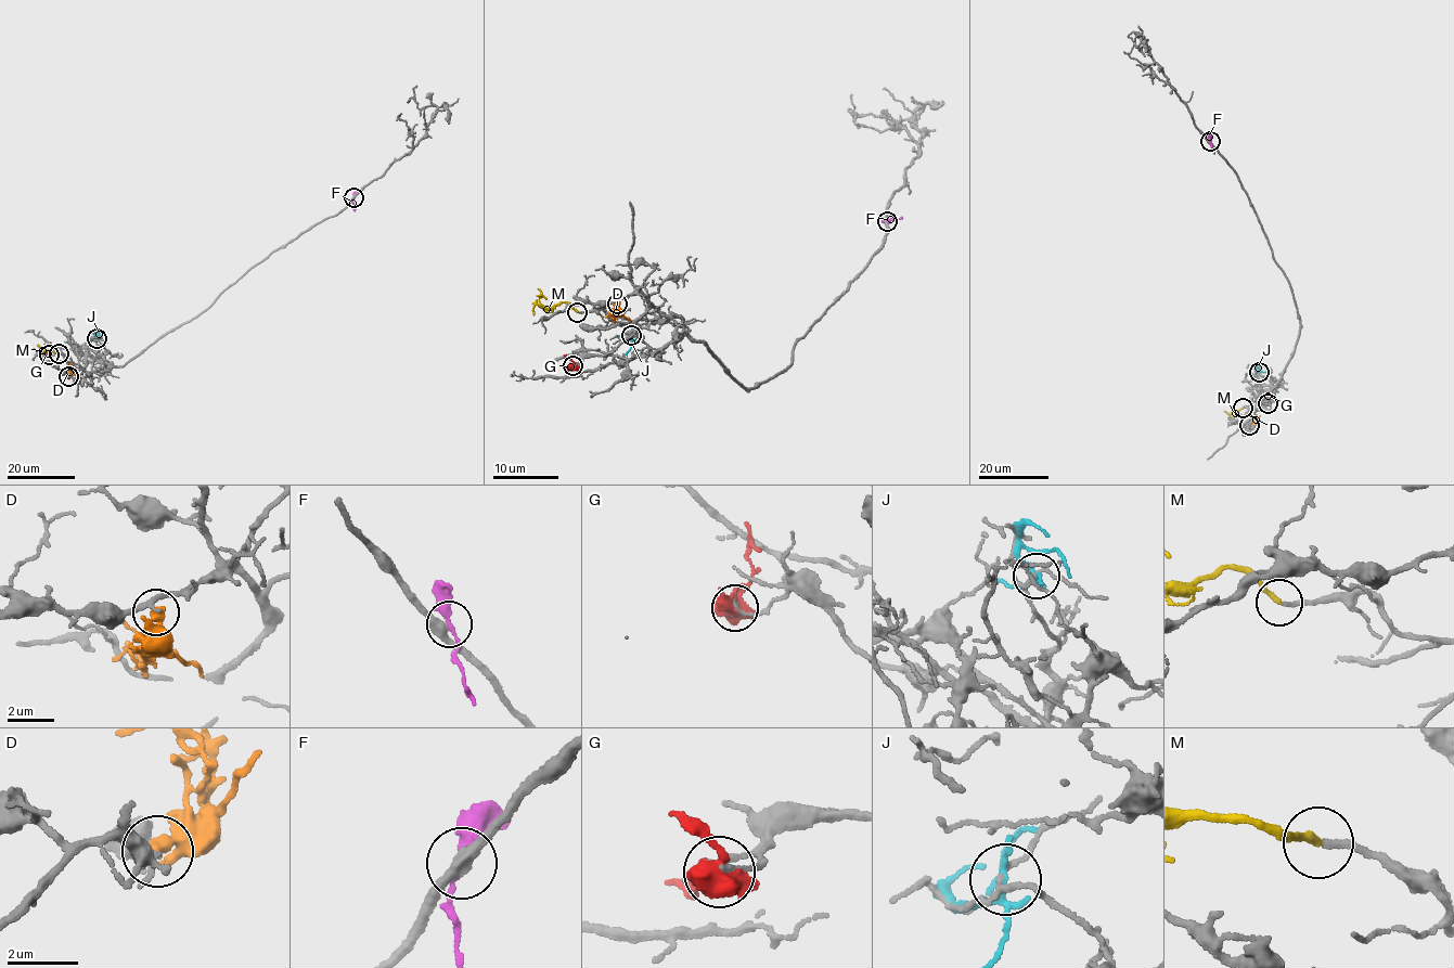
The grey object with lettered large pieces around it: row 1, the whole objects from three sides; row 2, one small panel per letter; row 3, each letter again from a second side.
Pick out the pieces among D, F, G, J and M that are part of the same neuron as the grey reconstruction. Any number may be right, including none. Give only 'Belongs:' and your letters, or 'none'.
Belongs: M

